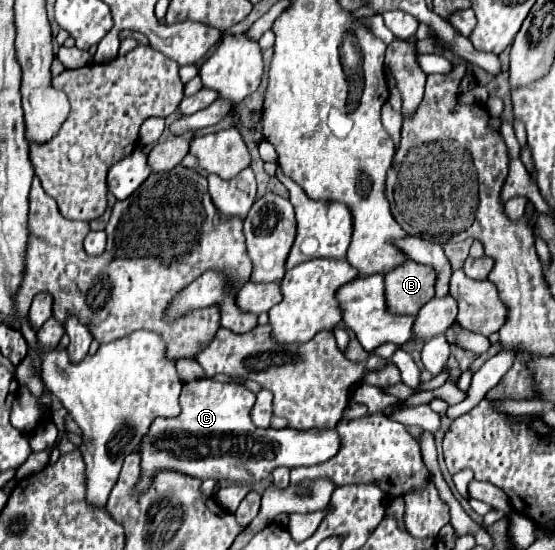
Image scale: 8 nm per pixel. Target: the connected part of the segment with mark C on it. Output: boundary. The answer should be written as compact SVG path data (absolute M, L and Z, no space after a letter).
M199 378L199 380L183 384L179 402L181 402L181 414L177 418L155 418L147 438L143 438L143 442L139 444L141 466L143 466L143 478L139 482L141 490L145 490L151 484L151 476L157 470L179 470L179 472L191 474L199 480L215 478L219 482L223 482L223 480L259 482L263 478L267 478L273 472L273 468L277 468L277 466L295 468L295 466L319 464L319 462L333 458L341 448L341 438L339 438L337 430L299 432L293 428L285 428L285 430L257 428L251 420L251 408L255 404L255 394L241 384L223 384L223 382L215 382L211 378Z

